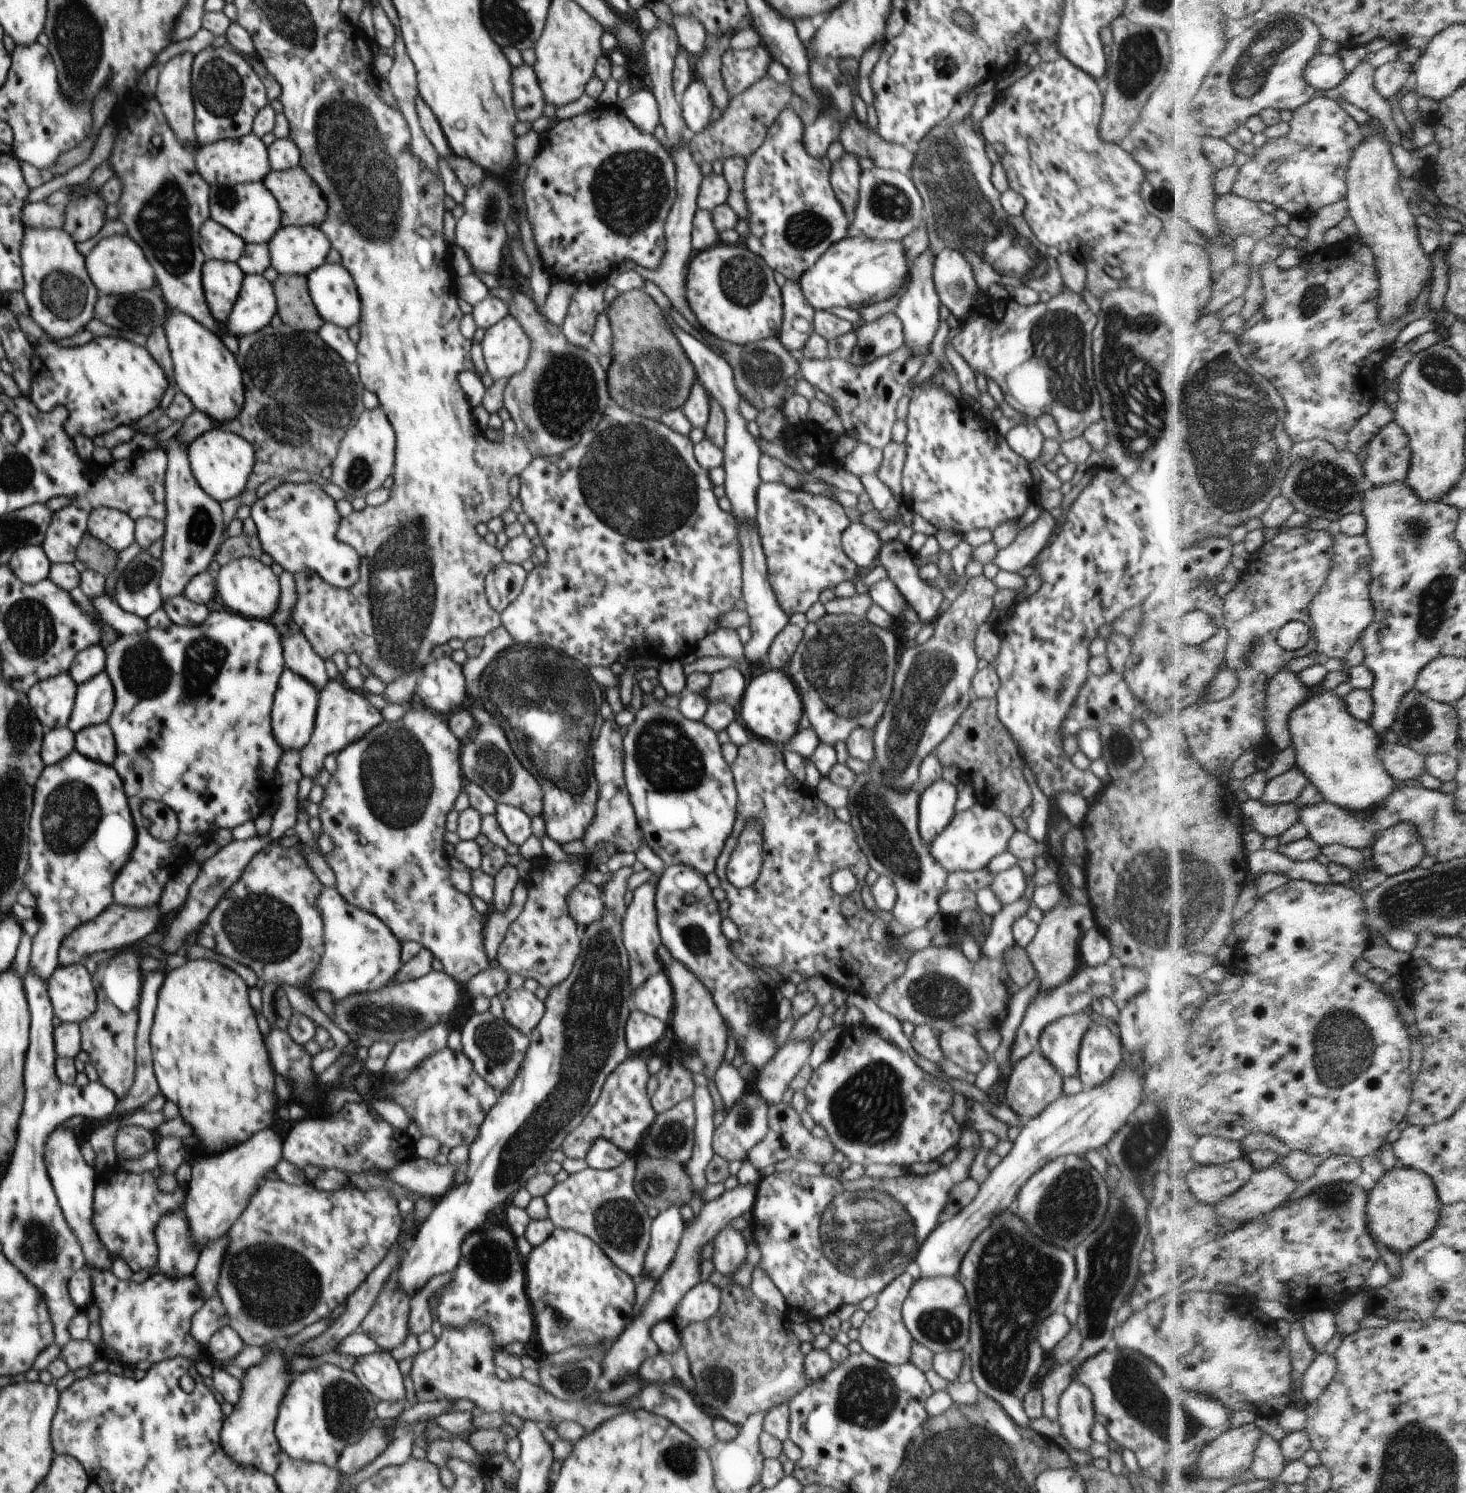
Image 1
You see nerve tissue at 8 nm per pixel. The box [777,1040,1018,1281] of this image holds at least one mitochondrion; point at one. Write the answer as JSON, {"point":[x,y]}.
{"point":[868,1109]}

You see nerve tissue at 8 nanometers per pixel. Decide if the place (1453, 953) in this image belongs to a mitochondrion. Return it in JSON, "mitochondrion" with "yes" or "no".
{"mitochondrion":"no"}

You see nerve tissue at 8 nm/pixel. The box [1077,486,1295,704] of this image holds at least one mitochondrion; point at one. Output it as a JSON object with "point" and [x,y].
{"point":[1249,656]}

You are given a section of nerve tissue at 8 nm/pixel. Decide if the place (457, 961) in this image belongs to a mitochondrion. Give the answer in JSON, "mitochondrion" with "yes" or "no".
{"mitochondrion":"no"}

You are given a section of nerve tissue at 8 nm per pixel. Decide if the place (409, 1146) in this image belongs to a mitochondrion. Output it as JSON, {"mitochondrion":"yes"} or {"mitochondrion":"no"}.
{"mitochondrion":"no"}

